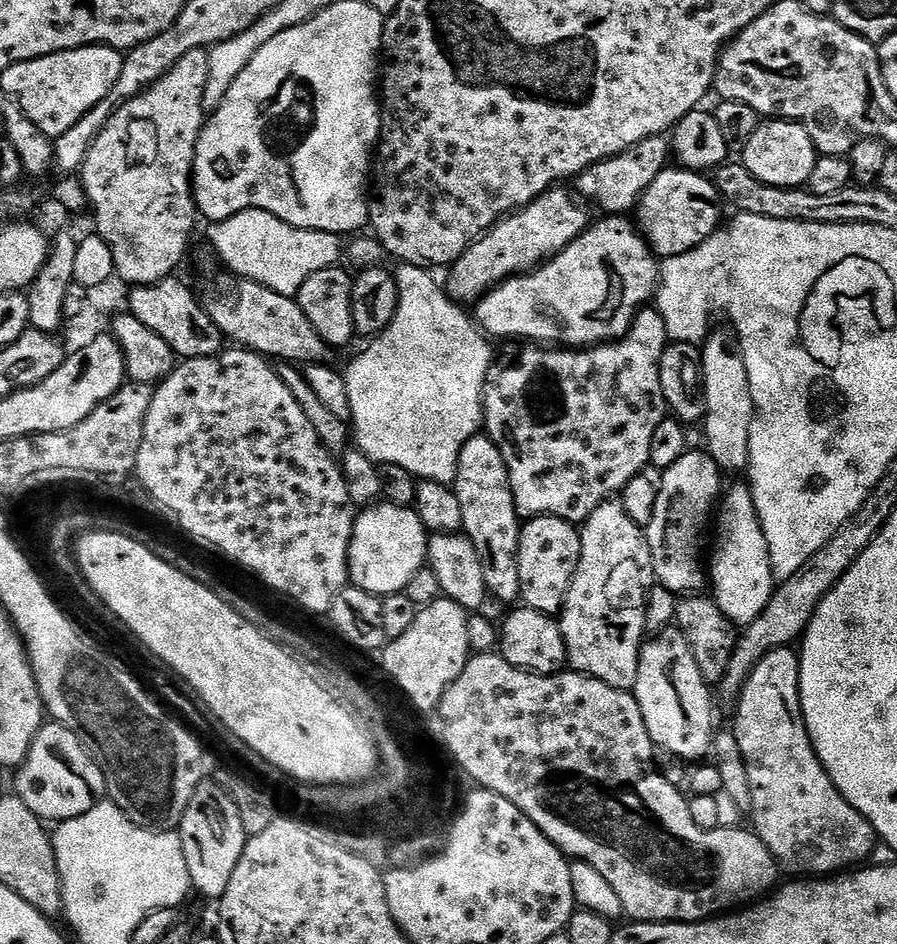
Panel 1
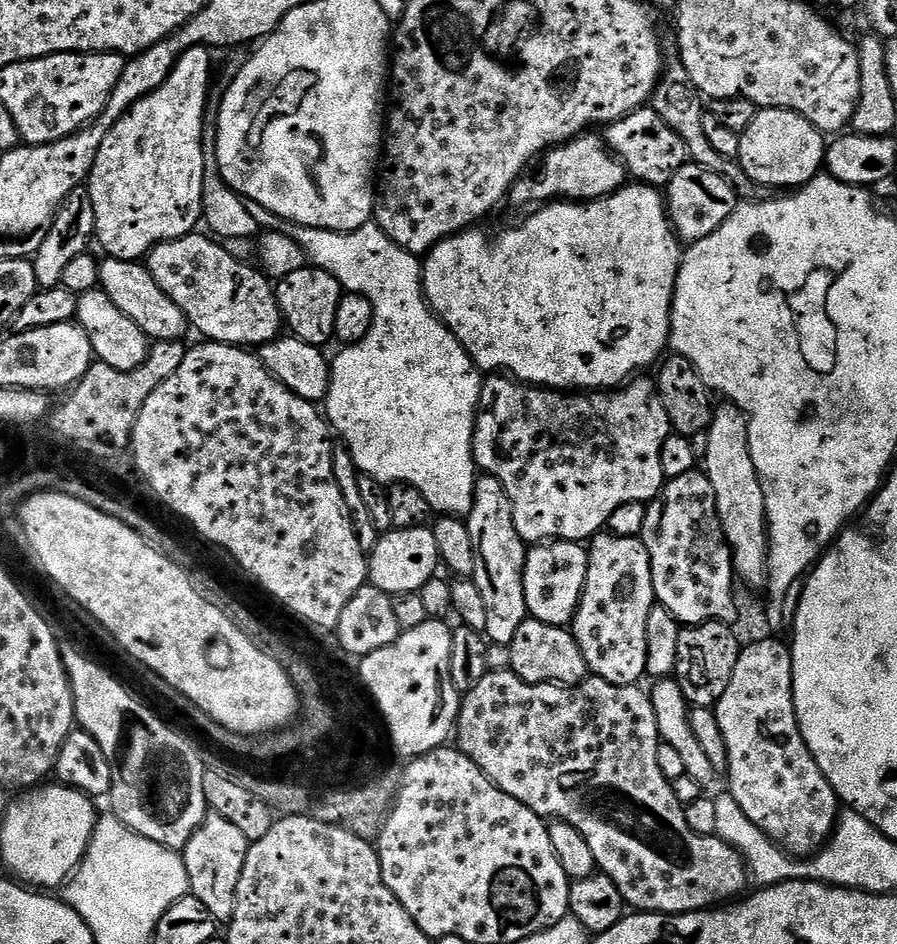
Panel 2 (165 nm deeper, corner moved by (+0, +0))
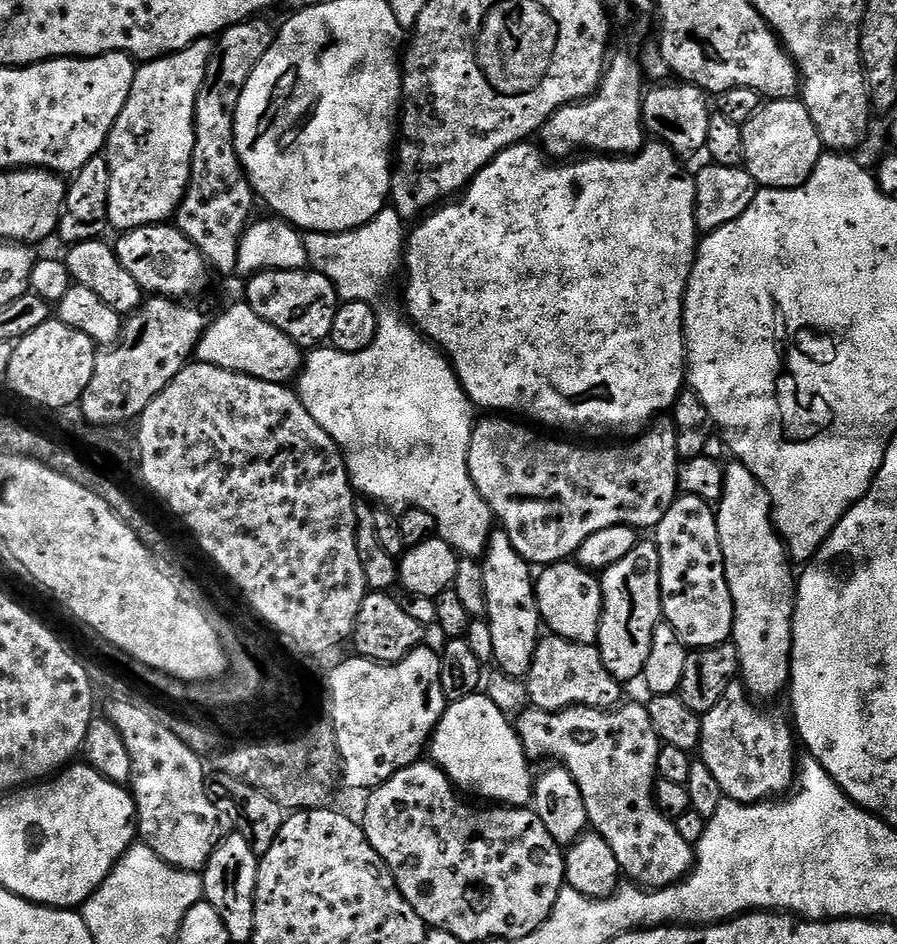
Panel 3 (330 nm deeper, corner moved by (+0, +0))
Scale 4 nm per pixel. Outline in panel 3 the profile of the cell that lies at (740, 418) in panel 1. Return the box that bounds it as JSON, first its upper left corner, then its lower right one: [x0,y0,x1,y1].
[715,463,797,697]

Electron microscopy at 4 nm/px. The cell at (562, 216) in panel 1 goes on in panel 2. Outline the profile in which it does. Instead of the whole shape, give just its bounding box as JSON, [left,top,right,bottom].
[511,130,629,202]

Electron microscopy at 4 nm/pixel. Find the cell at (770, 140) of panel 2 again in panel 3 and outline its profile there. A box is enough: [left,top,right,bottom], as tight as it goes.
[742,98,825,189]

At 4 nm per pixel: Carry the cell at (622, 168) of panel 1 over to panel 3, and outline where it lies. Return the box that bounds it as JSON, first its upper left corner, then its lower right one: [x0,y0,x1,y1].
[642,82,712,158]

